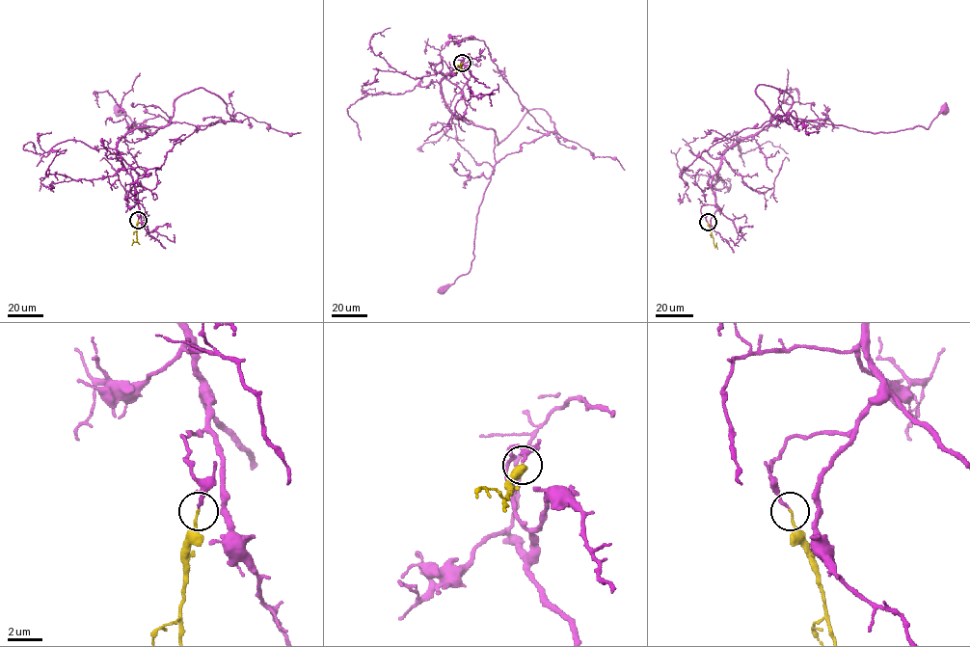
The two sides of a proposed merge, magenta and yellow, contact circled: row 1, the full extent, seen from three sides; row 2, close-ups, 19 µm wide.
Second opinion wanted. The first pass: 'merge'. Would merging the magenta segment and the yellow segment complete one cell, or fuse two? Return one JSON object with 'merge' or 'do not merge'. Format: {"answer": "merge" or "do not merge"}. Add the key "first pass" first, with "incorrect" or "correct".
{"first pass": "correct", "answer": "merge"}

